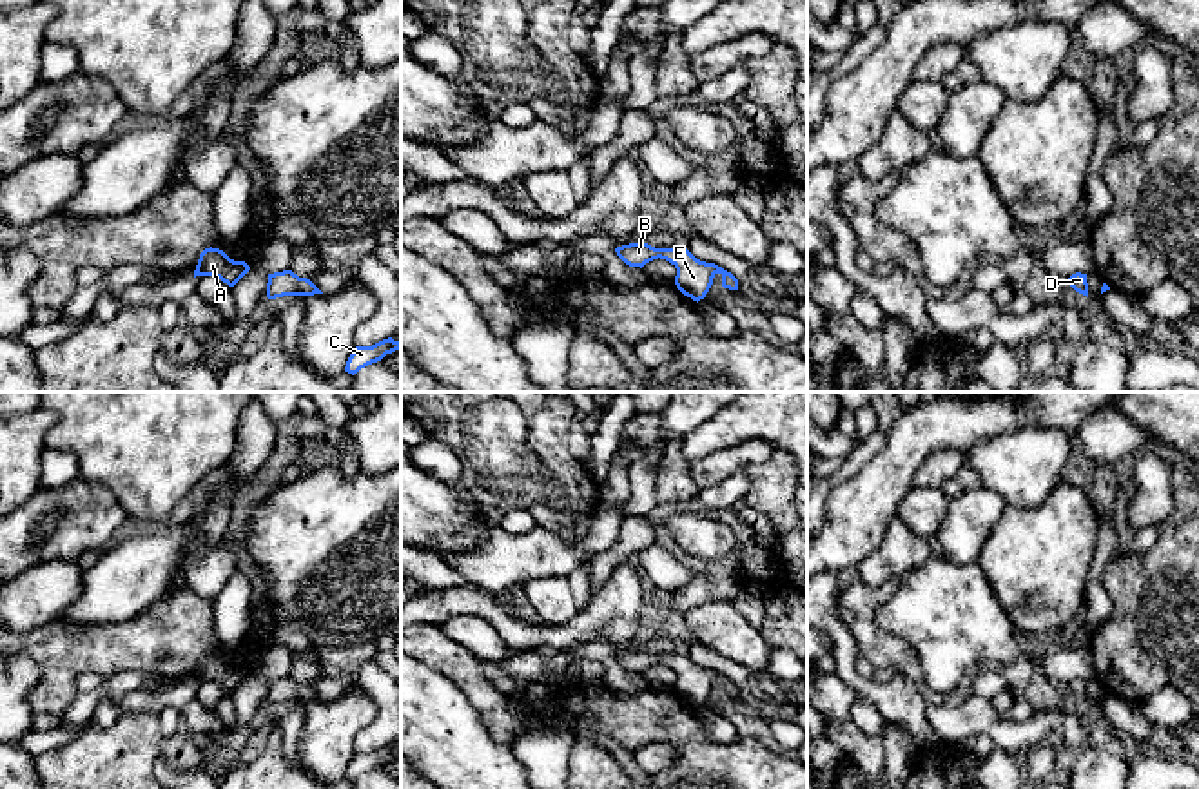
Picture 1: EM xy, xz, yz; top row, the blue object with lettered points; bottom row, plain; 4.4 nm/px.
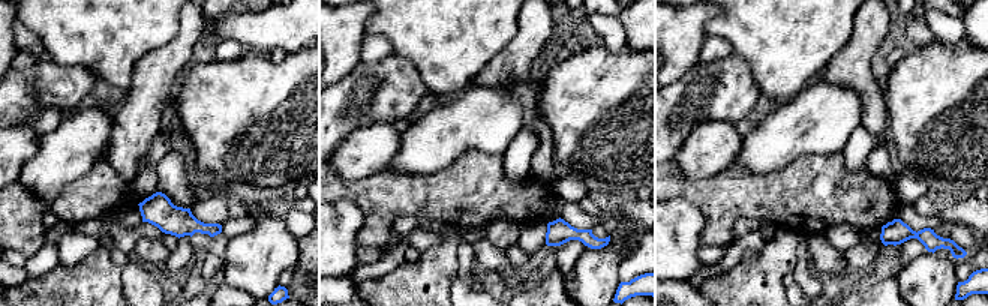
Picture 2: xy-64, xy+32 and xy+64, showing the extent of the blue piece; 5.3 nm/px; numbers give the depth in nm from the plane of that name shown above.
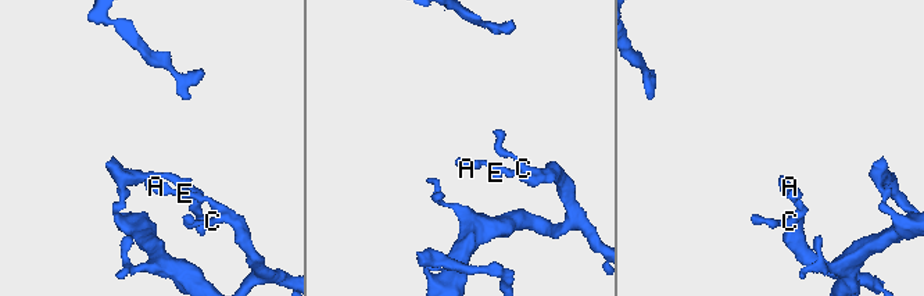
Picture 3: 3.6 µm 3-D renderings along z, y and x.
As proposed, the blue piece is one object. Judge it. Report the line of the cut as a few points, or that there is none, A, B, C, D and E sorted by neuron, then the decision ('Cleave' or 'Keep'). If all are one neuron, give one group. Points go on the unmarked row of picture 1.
No split. Groups: A B C D E. Keep

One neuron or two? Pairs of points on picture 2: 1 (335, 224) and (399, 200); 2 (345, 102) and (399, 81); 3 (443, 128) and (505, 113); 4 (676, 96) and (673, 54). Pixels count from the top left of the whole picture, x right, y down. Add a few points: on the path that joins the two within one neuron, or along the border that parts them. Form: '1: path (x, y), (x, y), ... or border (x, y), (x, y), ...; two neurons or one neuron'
1: border (345, 197), (362, 212), (359, 246); two neurons
2: path (359, 99), (371, 93), (386, 92); one neuron
3: path (458, 125), (491, 116); one neuron
4: border (699, 60), (670, 84); two neurons

